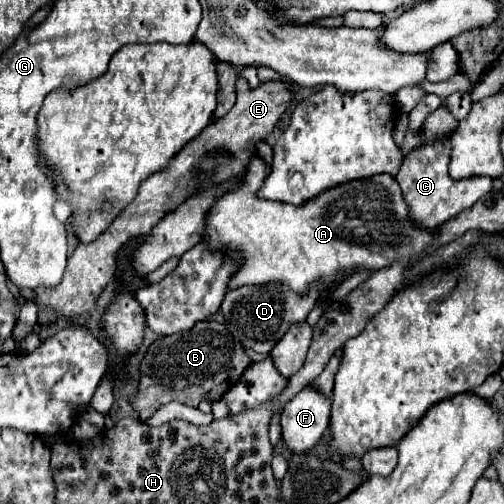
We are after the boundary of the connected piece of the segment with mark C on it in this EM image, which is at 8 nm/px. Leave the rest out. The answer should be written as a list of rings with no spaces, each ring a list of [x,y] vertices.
[[[443,137],[431,145],[421,145],[419,149],[415,149],[403,161],[397,173],[397,183],[403,189],[405,203],[409,203],[409,215],[413,215],[413,221],[417,221],[417,225],[427,227],[429,231],[437,225],[443,225],[463,209],[473,207],[493,187],[489,177],[469,177],[459,181],[451,179],[447,173],[449,155],[451,155],[449,137]]]

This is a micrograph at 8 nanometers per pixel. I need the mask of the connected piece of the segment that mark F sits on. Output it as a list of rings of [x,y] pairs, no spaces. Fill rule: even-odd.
[[[305,387],[301,393],[297,393],[295,399],[289,401],[281,411],[281,429],[287,449],[291,453],[311,451],[319,443],[325,429],[329,427],[329,415],[331,415],[331,397],[321,395],[321,391],[317,391],[315,387]]]

